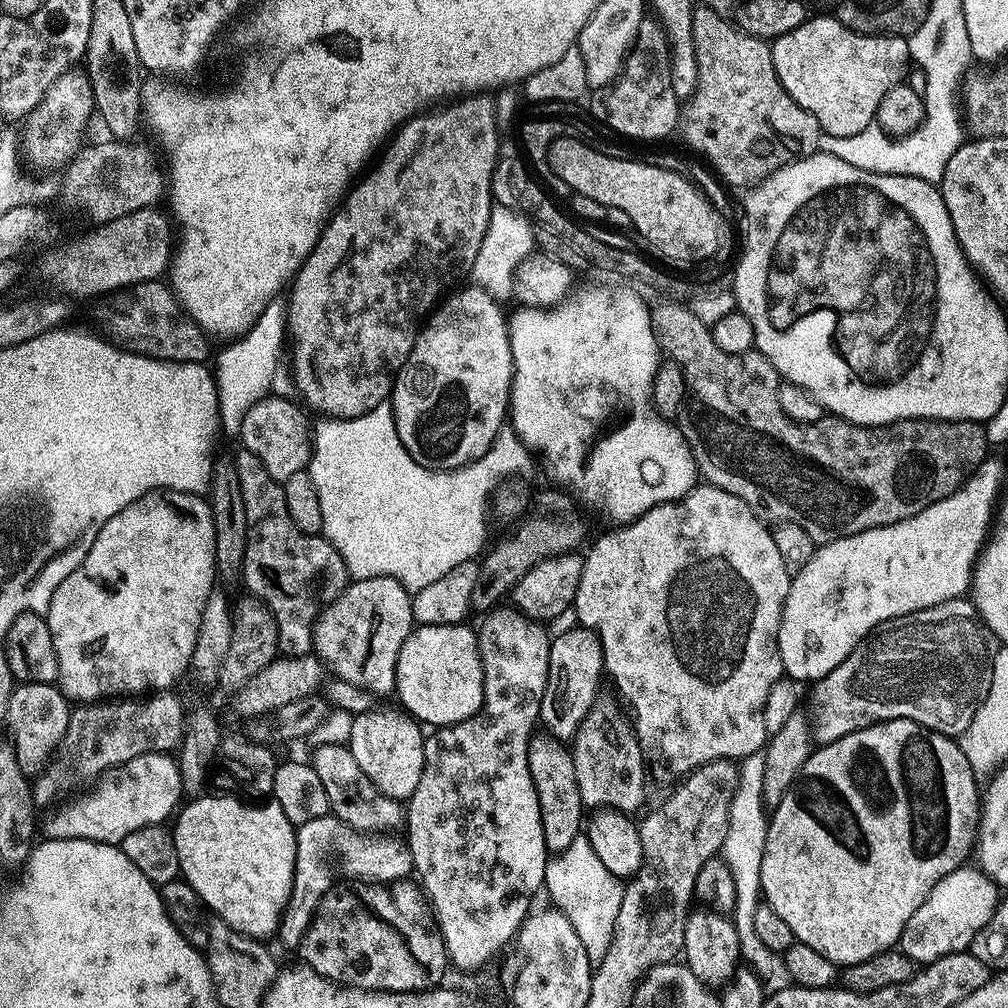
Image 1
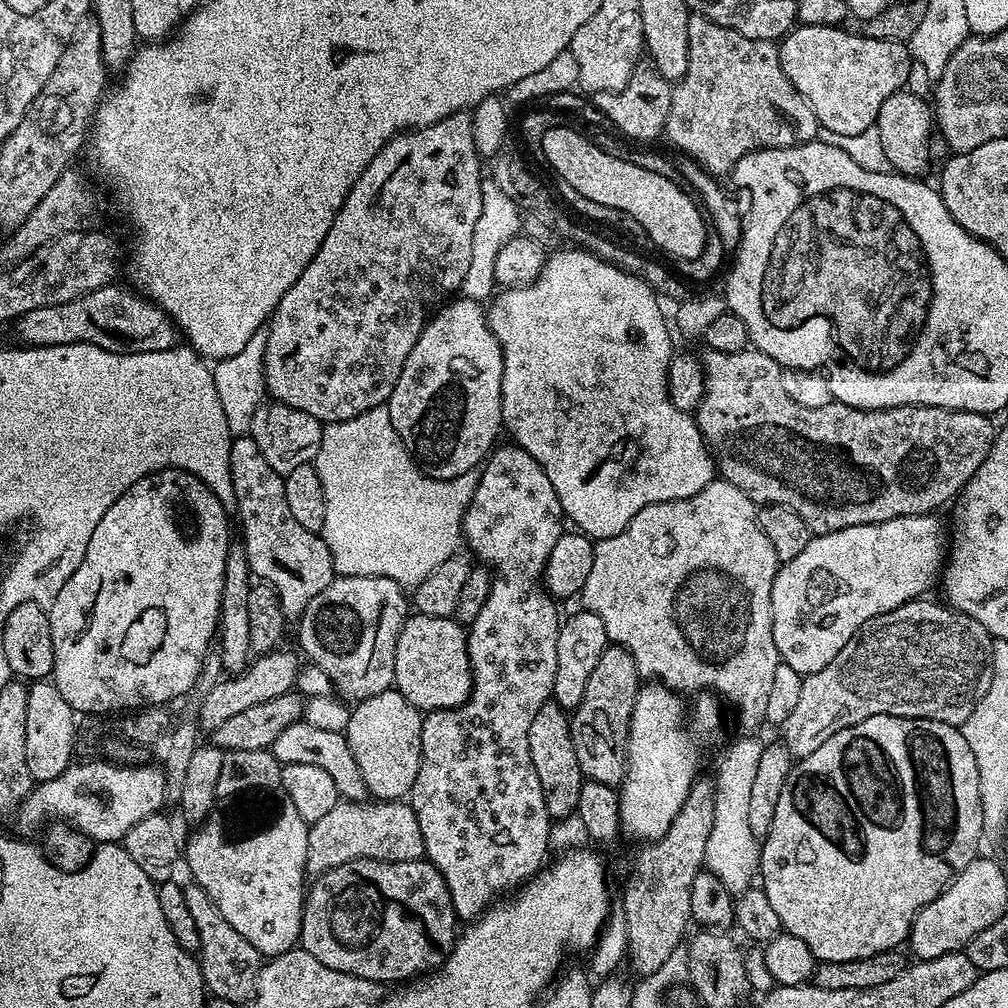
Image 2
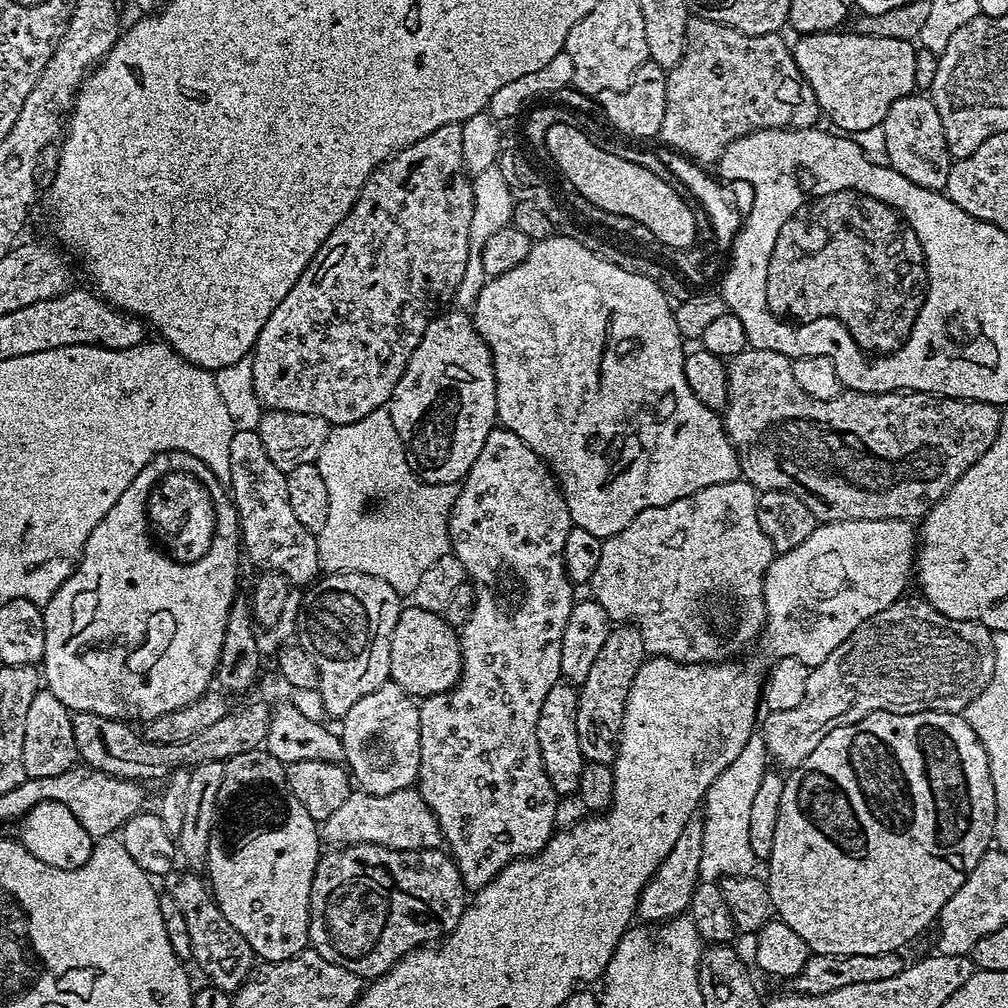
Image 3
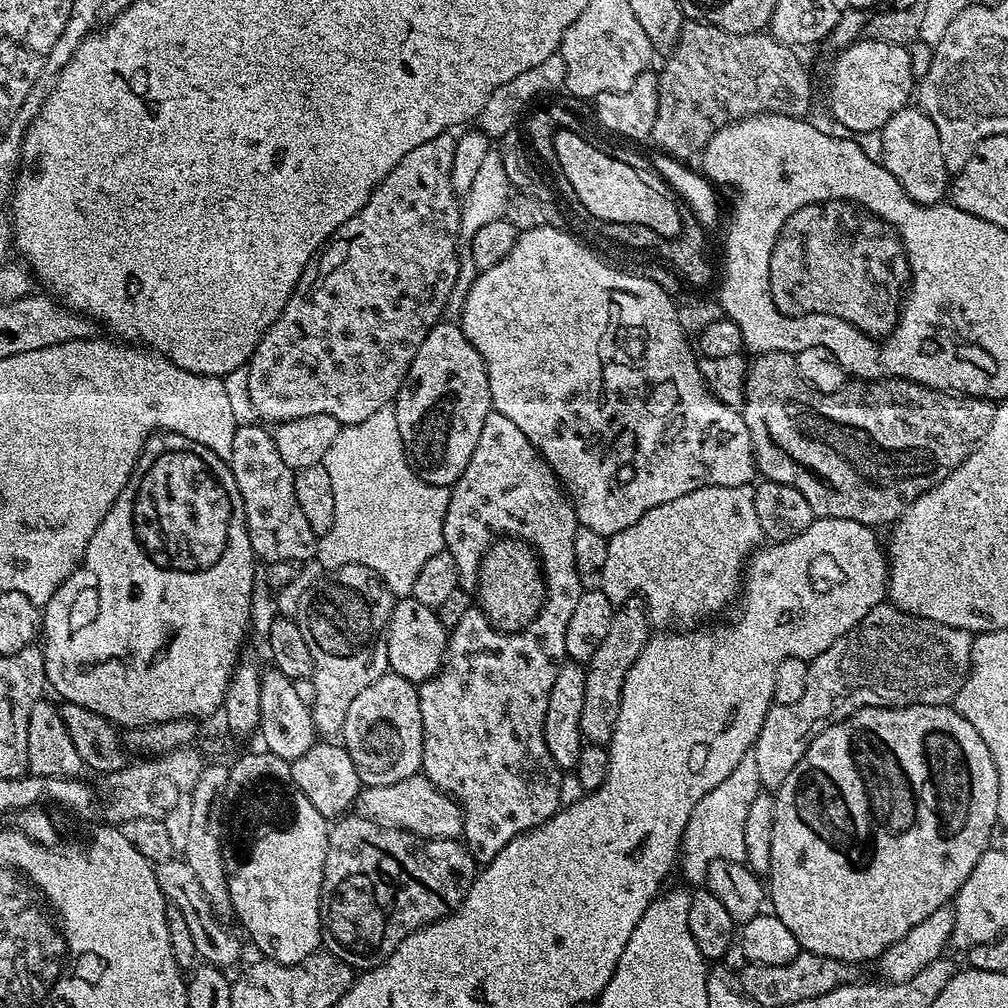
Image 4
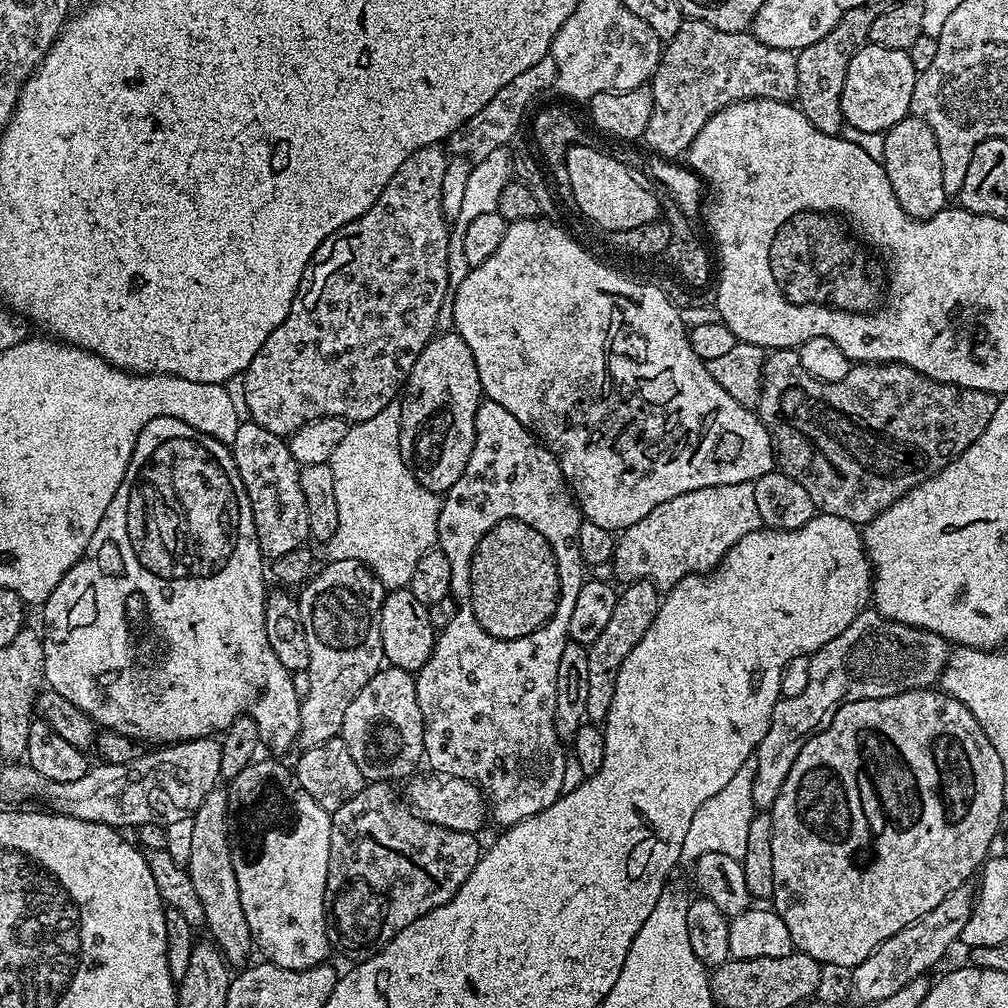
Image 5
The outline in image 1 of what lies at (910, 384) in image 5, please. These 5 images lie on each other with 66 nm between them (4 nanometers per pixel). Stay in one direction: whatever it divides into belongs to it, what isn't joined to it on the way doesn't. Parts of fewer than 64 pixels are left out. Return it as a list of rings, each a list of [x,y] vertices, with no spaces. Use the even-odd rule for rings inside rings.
[[[668,302],[665,308],[655,309],[654,327],[657,341],[666,353],[667,359],[672,360],[682,370],[686,388],[696,388],[696,393],[710,407],[720,408],[720,412],[724,412],[724,416],[732,416],[732,456],[697,456],[695,462],[699,475],[716,488],[742,498],[751,509],[755,510],[757,516],[772,522],[792,521],[801,526],[815,545],[829,544],[829,542],[846,537],[850,533],[860,533],[867,529],[896,524],[900,520],[918,514],[918,510],[926,510],[926,506],[955,492],[989,455],[988,433],[974,420],[899,420],[893,424],[880,424],[877,428],[867,428],[861,424],[851,424],[848,420],[841,420],[838,416],[825,414],[812,424],[800,424],[796,420],[791,420],[778,406],[776,397],[778,377],[774,366],[760,352],[753,350],[746,354],[726,354],[726,350],[718,350],[718,346],[714,346],[712,341],[709,325],[698,322],[698,318],[694,318],[686,306],[681,306],[676,302]]]

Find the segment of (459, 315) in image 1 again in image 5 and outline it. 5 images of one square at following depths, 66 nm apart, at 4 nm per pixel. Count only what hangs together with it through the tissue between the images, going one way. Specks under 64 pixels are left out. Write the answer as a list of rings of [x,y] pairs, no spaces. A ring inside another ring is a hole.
[[[454,330],[433,335],[422,350],[420,360],[414,362],[402,396],[402,458],[426,490],[446,493],[462,478],[470,462],[470,450],[474,450],[474,418],[478,414],[482,389],[470,346],[466,346]]]

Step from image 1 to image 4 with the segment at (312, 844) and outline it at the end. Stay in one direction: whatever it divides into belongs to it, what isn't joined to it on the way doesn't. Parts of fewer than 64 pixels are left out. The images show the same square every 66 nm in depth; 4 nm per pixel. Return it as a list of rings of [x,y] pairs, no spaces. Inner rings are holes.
[[[422,774],[402,778],[402,782],[394,782],[390,786],[361,787],[355,807],[377,824],[413,832],[428,840],[455,840],[464,830],[464,812],[460,805],[441,788],[435,788]]]

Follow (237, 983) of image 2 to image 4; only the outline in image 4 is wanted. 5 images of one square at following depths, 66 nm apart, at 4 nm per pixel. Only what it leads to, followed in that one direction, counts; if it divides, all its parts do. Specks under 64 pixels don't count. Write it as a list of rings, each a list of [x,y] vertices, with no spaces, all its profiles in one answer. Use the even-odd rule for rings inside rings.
[[[173,858],[157,864],[155,869],[156,881],[162,890],[165,901],[178,906],[178,910],[193,936],[197,957],[203,963],[212,964],[221,970],[229,970],[228,968],[234,967],[240,960],[240,940],[230,929],[224,928],[225,921],[216,916],[210,902],[206,902],[206,893],[202,890],[202,882],[198,882],[194,869],[180,858]]]

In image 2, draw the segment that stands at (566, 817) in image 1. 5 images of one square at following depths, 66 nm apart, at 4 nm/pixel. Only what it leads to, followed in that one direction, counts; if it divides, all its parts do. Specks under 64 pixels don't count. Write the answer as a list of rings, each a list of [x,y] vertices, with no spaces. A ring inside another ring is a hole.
[[[554,702],[544,704],[538,714],[534,714],[534,722],[530,722],[530,758],[534,762],[534,774],[538,774],[538,782],[542,782],[549,817],[561,821],[573,815],[586,778],[578,766],[578,754],[574,754],[569,713]]]

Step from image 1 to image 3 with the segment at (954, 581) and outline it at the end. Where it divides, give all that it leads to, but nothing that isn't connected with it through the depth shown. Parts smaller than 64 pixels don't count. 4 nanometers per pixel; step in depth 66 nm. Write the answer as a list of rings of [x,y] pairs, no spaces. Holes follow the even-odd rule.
[[[907,520],[834,521],[831,524],[817,523],[815,530],[813,530],[810,534],[810,538],[806,538],[806,542],[801,542],[800,545],[794,546],[794,550],[790,550],[789,552],[782,552],[773,555],[770,566],[764,574],[764,627],[762,629],[763,639],[768,639],[768,648],[770,651],[773,652],[771,655],[776,658],[779,658],[781,656],[796,656],[798,662],[802,662],[803,664],[807,664],[809,666],[815,666],[820,663],[823,657],[828,655],[831,649],[842,646],[842,642],[846,638],[850,638],[850,634],[854,634],[854,630],[858,630],[858,626],[862,626],[862,622],[866,618],[874,618],[874,614],[878,614],[882,610],[886,610],[886,606],[895,604],[897,600],[901,599],[901,597],[905,595],[904,587],[907,586],[908,580],[910,584],[910,577],[913,575],[914,572],[914,551],[916,548],[918,536],[917,533],[914,531],[914,528],[912,527],[913,525]]]

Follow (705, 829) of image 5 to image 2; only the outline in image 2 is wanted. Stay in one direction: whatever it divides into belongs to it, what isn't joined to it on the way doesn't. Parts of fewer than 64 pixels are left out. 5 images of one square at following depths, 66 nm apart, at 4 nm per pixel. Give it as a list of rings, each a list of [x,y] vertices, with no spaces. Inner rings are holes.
[[[746,734],[742,740],[736,740],[728,748],[720,769],[714,775],[716,797],[714,798],[714,826],[710,826],[710,838],[706,838],[706,854],[704,855],[704,868],[712,872],[734,894],[739,894],[753,887],[758,876],[760,866],[760,844],[758,838],[750,830],[750,789],[758,771],[758,758],[762,758],[764,744],[756,741],[755,735]]]

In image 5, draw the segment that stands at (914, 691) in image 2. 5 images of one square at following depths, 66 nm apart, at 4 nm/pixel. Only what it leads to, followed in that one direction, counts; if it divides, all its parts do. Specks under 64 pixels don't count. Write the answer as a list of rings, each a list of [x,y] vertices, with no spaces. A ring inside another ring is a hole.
[[[875,610],[860,612],[856,621],[846,626],[846,630],[838,634],[838,638],[828,640],[826,646],[815,649],[808,662],[810,682],[806,682],[806,690],[802,690],[802,694],[797,696],[785,696],[779,700],[774,706],[770,730],[766,730],[766,738],[762,738],[762,742],[756,747],[753,796],[757,809],[771,809],[786,782],[786,774],[790,774],[790,766],[794,766],[802,746],[806,746],[806,742],[816,732],[826,730],[826,726],[834,722],[834,714],[838,714],[842,706],[859,700],[890,698],[910,690],[933,687],[946,666],[949,651],[948,641],[938,634],[891,620]]]

